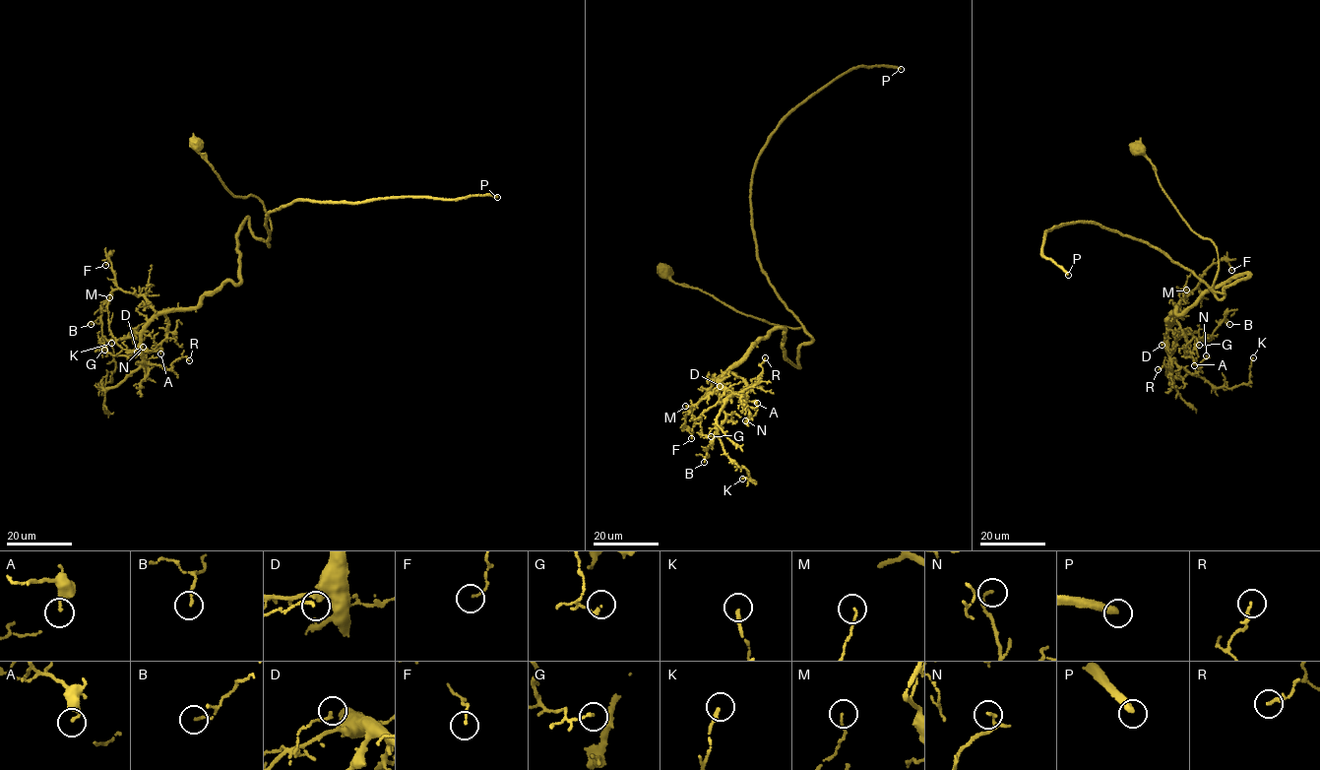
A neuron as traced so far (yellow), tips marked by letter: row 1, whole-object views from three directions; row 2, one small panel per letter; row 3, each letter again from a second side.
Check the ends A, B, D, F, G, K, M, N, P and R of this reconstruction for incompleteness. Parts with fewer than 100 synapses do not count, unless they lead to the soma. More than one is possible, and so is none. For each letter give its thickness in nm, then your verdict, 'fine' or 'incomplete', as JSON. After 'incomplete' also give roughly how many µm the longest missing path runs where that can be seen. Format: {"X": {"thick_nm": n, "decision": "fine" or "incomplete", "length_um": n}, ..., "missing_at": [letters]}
{"A": {"thick_nm": 130, "decision": "fine"}, "B": {"thick_nm": 130, "decision": "fine"}, "D": {"thick_nm": 160, "decision": "fine"}, "F": {"thick_nm": 110, "decision": "fine"}, "G": {"thick_nm": 150, "decision": "fine"}, "K": {"thick_nm": 170, "decision": "fine"}, "M": {"thick_nm": 90, "decision": "fine"}, "N": {"thick_nm": 140, "decision": "fine"}, "P": {"thick_nm": 380, "decision": "incomplete", "length_um": 150}, "R": {"thick_nm": 140, "decision": "fine"}, "missing_at": ["P"]}

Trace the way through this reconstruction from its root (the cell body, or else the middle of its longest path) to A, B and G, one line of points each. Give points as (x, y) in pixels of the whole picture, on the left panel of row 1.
A: (195, 143), (228, 190), (262, 203), (270, 238), (253, 236), (244, 219), (239, 282), (162, 313), (160, 353)
B: (195, 143), (228, 190), (262, 203), (270, 238), (244, 219), (239, 282), (196, 306), (116, 340), (91, 324)
G: (195, 143), (228, 190), (262, 203), (270, 238), (245, 219), (237, 284), (157, 316), (137, 354), (104, 350)

